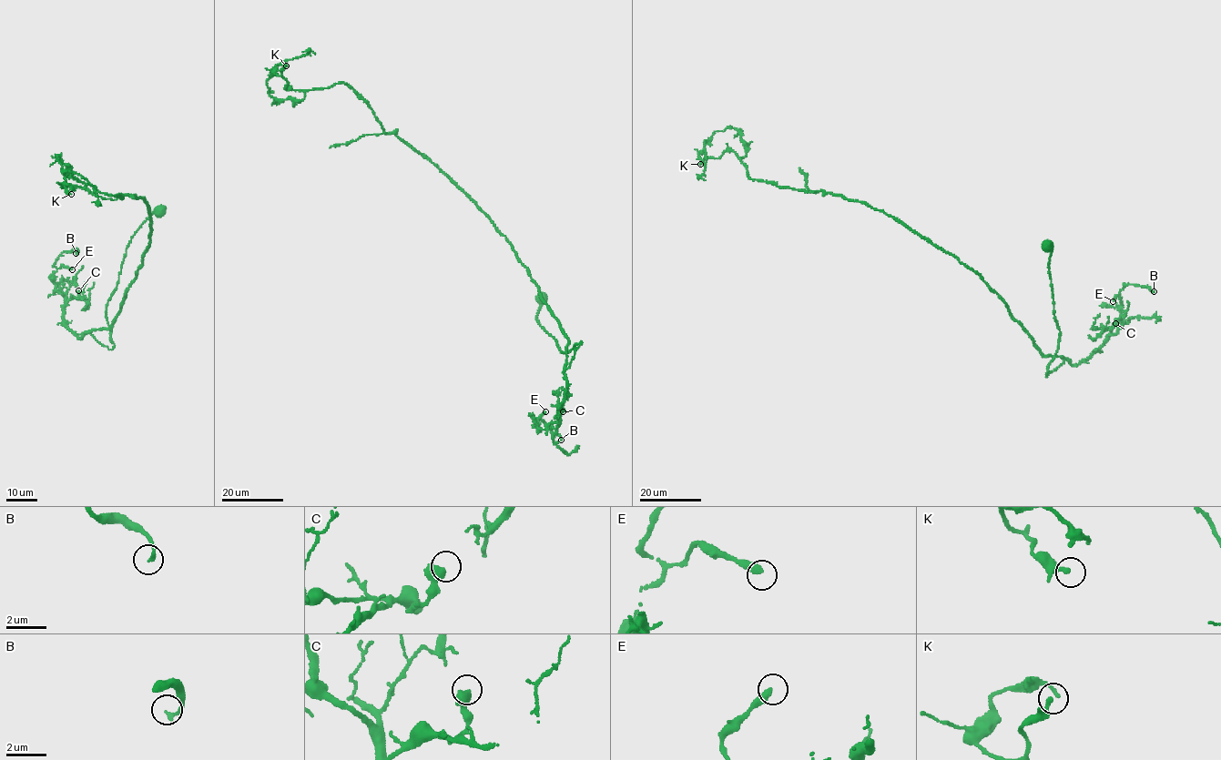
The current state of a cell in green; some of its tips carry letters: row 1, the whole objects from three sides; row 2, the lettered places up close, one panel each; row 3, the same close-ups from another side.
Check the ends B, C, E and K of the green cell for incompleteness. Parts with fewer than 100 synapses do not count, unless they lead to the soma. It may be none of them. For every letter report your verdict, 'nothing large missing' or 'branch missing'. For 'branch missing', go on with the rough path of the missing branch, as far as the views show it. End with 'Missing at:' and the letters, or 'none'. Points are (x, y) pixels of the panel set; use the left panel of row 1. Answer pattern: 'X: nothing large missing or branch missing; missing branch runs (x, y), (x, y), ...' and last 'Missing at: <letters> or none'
B: nothing large missing
C: nothing large missing
E: nothing large missing
K: nothing large missing
Missing at: none

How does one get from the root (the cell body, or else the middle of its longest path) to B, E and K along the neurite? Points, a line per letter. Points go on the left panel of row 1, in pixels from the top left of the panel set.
B: (158, 210), (131, 238), (107, 303), (111, 349), (63, 319), (54, 264), (76, 253)
E: (158, 210), (131, 238), (107, 303), (111, 349), (88, 332), (77, 339), (64, 321), (52, 273), (72, 269)
K: (158, 210), (127, 245), (109, 349), (89, 332), (120, 310), (150, 244), (148, 207), (65, 177), (71, 194)

